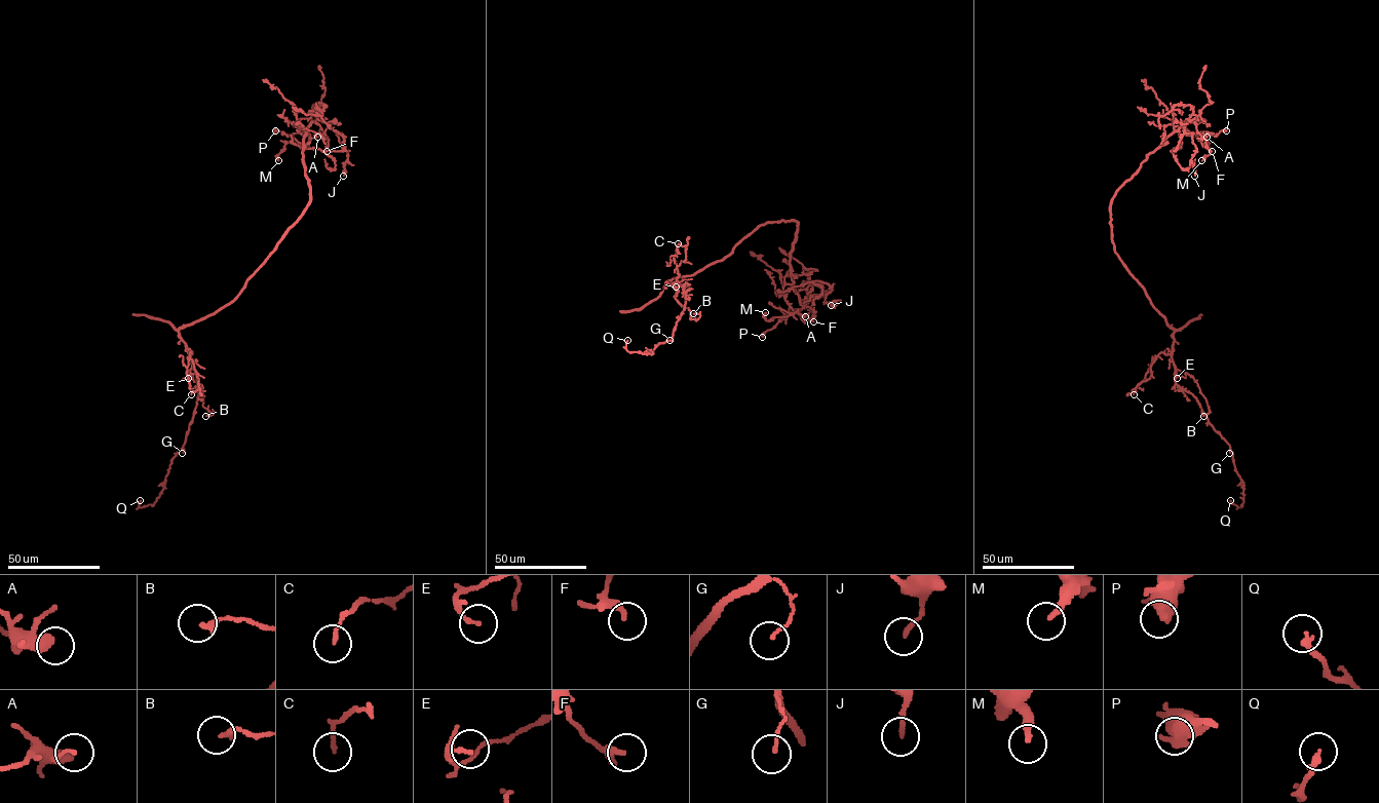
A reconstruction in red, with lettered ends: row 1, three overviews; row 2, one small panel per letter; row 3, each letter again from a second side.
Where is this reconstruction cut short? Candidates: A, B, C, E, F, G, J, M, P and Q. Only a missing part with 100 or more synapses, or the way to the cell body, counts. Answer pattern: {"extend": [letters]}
{"extend": []}

